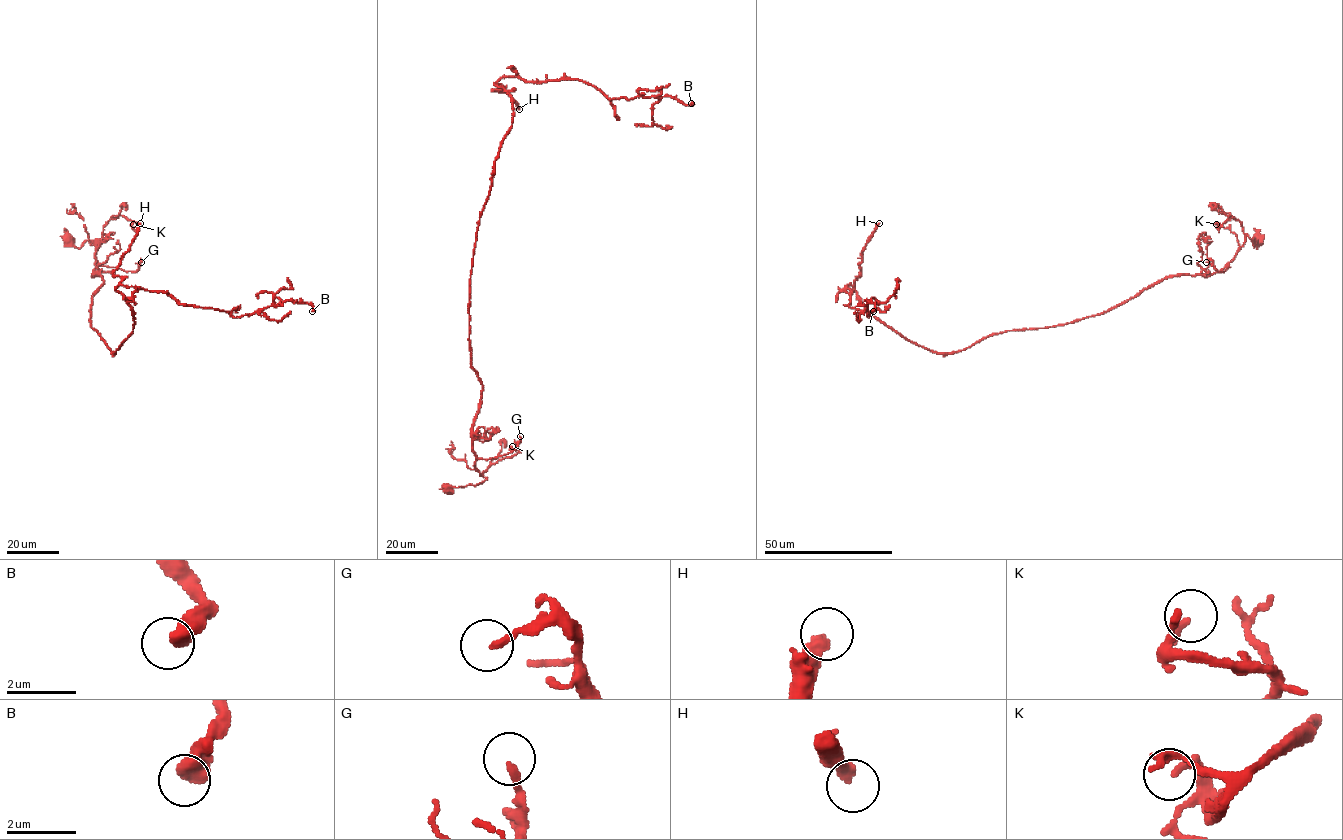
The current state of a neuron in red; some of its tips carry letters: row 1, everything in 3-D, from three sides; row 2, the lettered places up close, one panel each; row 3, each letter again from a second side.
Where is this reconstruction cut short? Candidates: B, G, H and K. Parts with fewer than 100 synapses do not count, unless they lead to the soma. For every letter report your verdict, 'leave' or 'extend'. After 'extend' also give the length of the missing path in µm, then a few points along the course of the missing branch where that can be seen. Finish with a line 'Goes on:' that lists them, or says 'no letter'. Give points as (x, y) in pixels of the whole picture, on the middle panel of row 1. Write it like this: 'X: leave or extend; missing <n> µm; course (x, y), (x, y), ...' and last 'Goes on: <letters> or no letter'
B: leave
G: leave
H: extend; missing 80 µm; course (519, 109), (525, 133), (507, 156), (504, 167), (506, 186), (491, 186), (471, 171)
K: leave
Goes on: H

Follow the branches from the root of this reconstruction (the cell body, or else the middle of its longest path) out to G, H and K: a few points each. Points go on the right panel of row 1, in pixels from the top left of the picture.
G: (1257, 240), (1257, 247), (1257, 241), (1246, 234), (1244, 245), (1225, 271), (1218, 271), (1211, 261), (1206, 262)
H: (1257, 240), (1246, 234), (1209, 276), (1167, 276), (1100, 313), (943, 353), (878, 320), (854, 289), (879, 223)
K: (1257, 240), (1257, 247), (1257, 241), (1245, 234), (1241, 223), (1231, 216), (1220, 227), (1216, 224)

